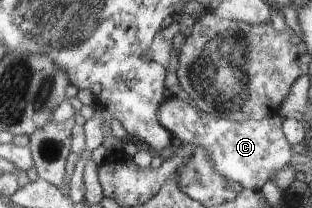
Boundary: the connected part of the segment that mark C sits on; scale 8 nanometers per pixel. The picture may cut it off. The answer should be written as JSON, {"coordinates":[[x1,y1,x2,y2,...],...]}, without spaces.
{"coordinates":[[166,98,159,109,160,123,173,135,180,146,203,147,214,164,216,172,227,180,239,183,243,189,261,191,282,168,294,162,292,144,283,130,283,118,278,115,260,121,236,122,228,115,219,116,200,111,198,106,175,98]]}

